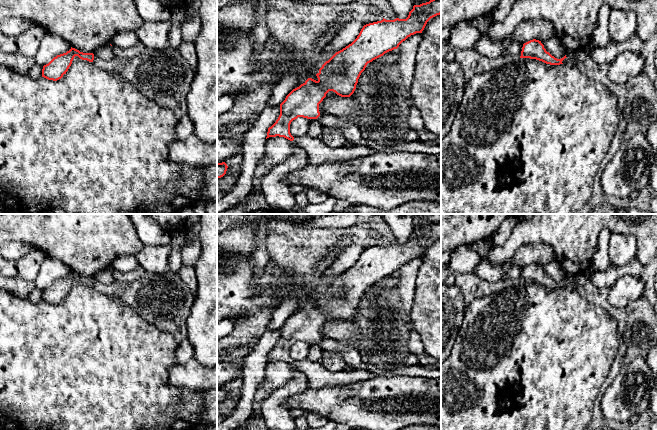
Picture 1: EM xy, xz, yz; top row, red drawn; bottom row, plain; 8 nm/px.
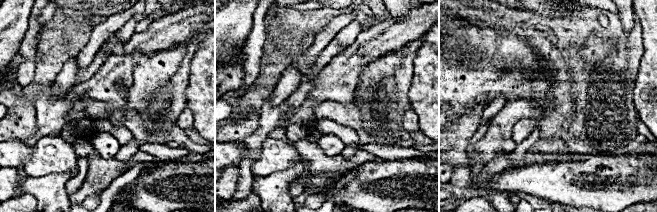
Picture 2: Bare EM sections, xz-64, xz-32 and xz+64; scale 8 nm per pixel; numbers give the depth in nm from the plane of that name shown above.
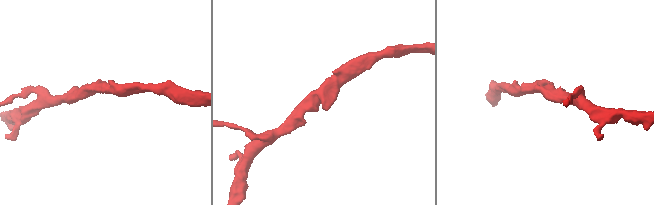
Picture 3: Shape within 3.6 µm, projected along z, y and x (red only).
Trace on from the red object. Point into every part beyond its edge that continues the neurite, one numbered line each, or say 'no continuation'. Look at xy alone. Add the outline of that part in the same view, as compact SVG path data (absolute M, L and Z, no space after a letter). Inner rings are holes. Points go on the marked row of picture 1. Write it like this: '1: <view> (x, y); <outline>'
no continuation

